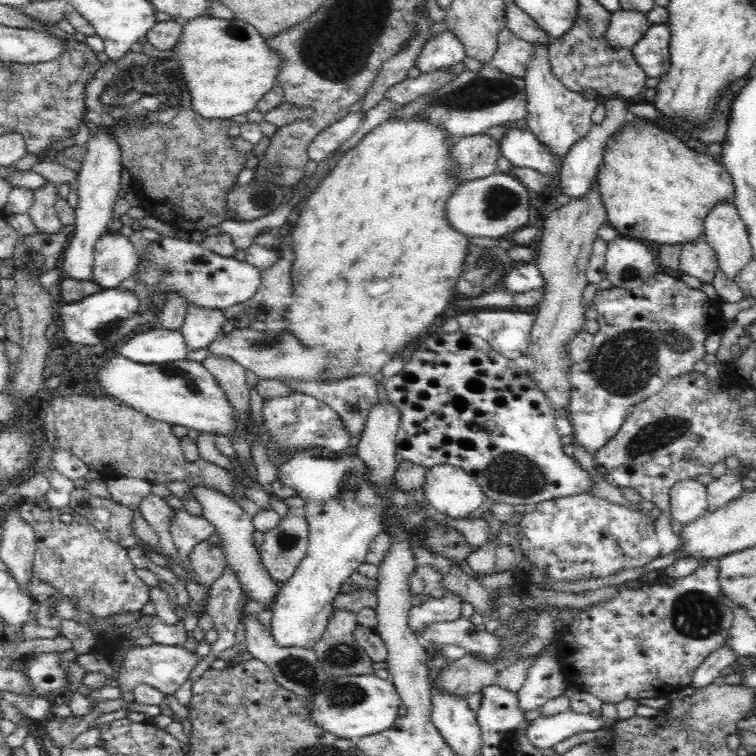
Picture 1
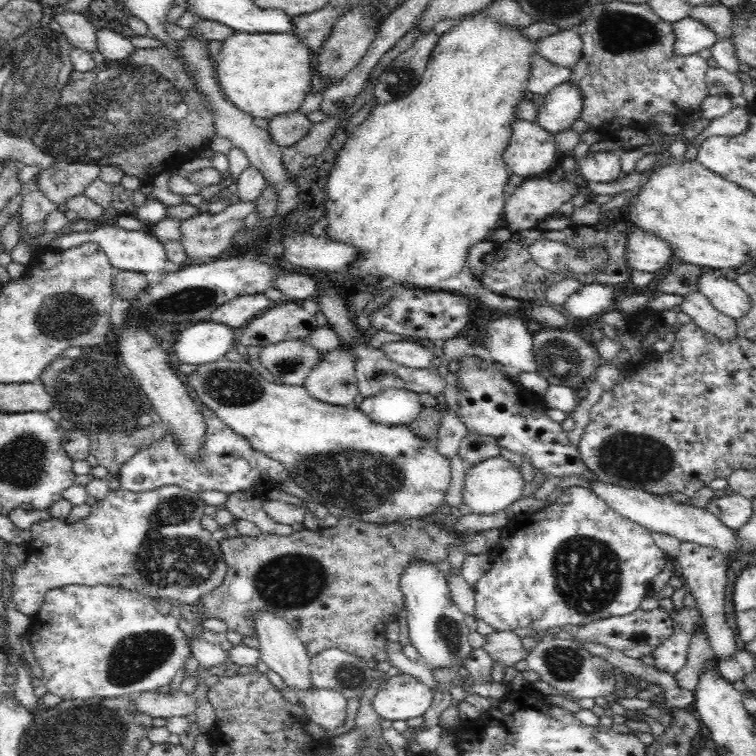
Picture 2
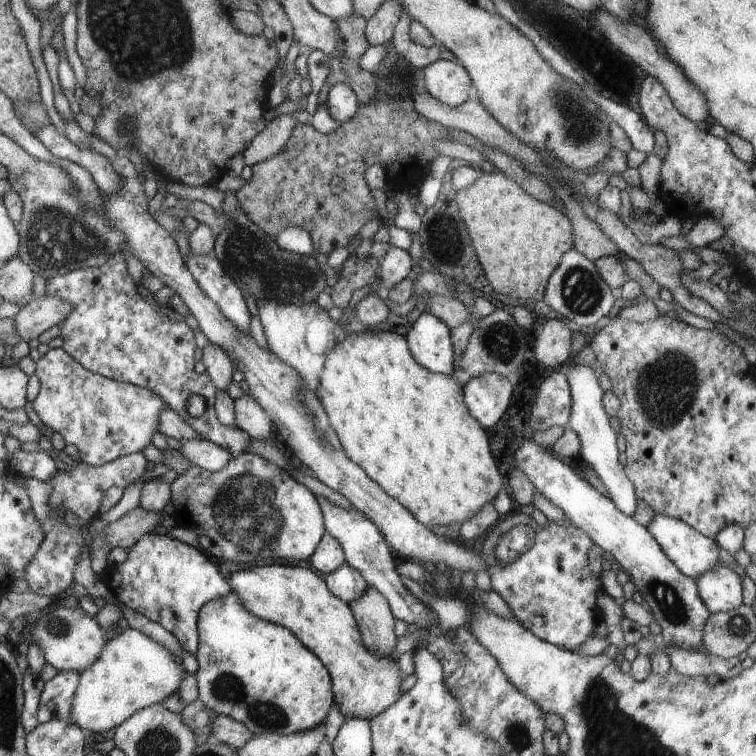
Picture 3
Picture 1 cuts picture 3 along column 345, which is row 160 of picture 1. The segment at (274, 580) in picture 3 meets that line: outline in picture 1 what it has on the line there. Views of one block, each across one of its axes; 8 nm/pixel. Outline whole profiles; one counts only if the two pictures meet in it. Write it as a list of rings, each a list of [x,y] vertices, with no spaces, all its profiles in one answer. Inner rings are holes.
[[[632,122],[624,132],[614,136],[612,144],[606,144],[604,164],[597,169],[597,190],[605,205],[607,221],[624,237],[637,241],[650,240],[656,244],[684,246],[696,242],[703,234],[703,225],[714,206],[722,202],[734,204],[735,186],[731,176],[717,158],[701,154],[689,148],[671,133],[642,122]]]

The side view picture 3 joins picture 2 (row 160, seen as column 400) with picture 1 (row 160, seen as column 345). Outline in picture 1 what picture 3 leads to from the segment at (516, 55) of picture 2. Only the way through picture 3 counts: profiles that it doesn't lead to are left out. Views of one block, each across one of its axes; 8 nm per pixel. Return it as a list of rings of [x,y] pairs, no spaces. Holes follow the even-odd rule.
[[[390,119],[378,124],[374,130],[370,130],[361,141],[349,150],[342,153],[338,160],[335,160],[334,166],[330,168],[326,176],[306,202],[306,210],[302,211],[298,220],[298,226],[291,236],[292,248],[298,256],[294,262],[294,268],[291,268],[291,277],[294,280],[292,292],[292,302],[285,310],[286,318],[290,320],[291,334],[300,339],[301,346],[312,348],[321,346],[324,353],[328,350],[334,356],[334,366],[330,370],[330,378],[352,378],[354,374],[360,372],[378,372],[390,360],[394,354],[394,348],[398,344],[408,342],[412,336],[420,334],[426,326],[430,326],[434,316],[438,316],[450,302],[454,288],[458,284],[458,278],[462,276],[462,266],[464,258],[468,254],[470,239],[466,235],[448,228],[449,221],[446,220],[446,201],[454,189],[462,184],[458,180],[455,172],[451,175],[450,144],[455,138],[449,137],[440,127],[434,127],[433,124],[426,121],[409,121]]]

